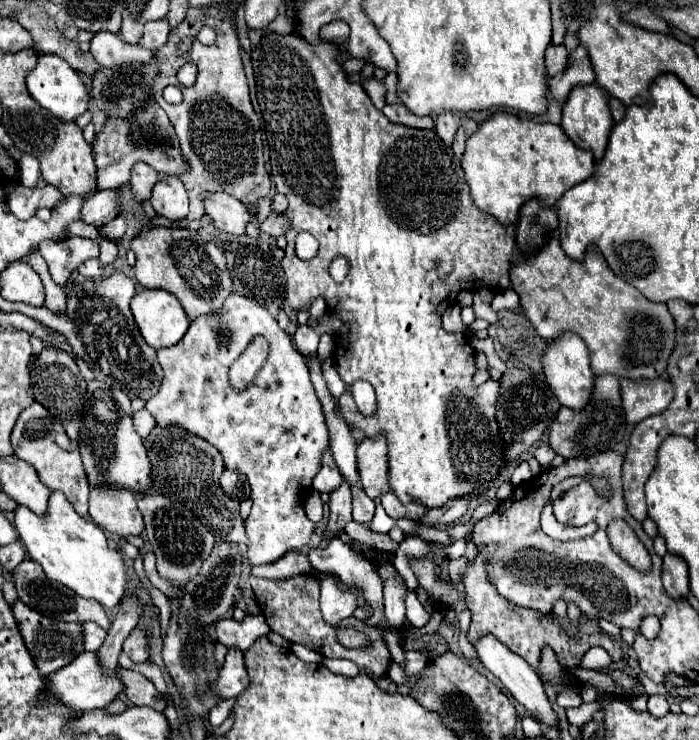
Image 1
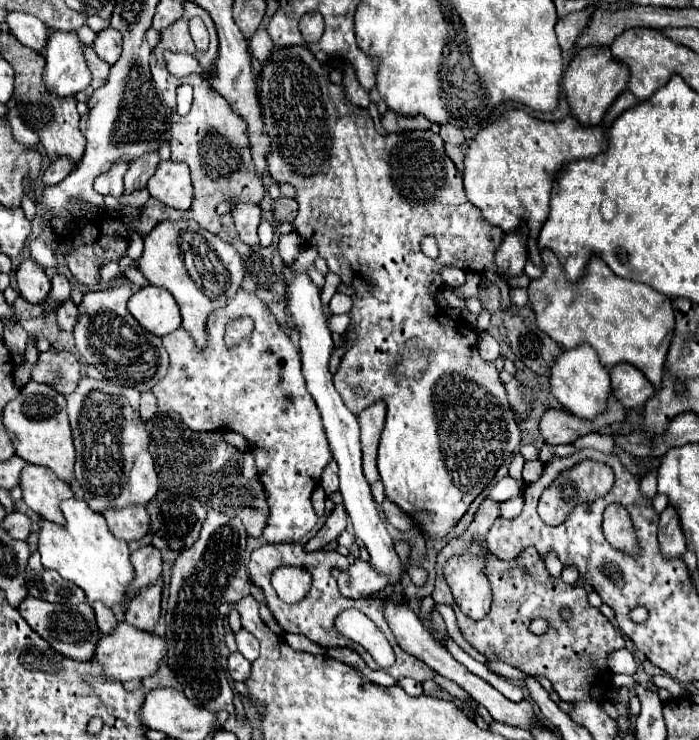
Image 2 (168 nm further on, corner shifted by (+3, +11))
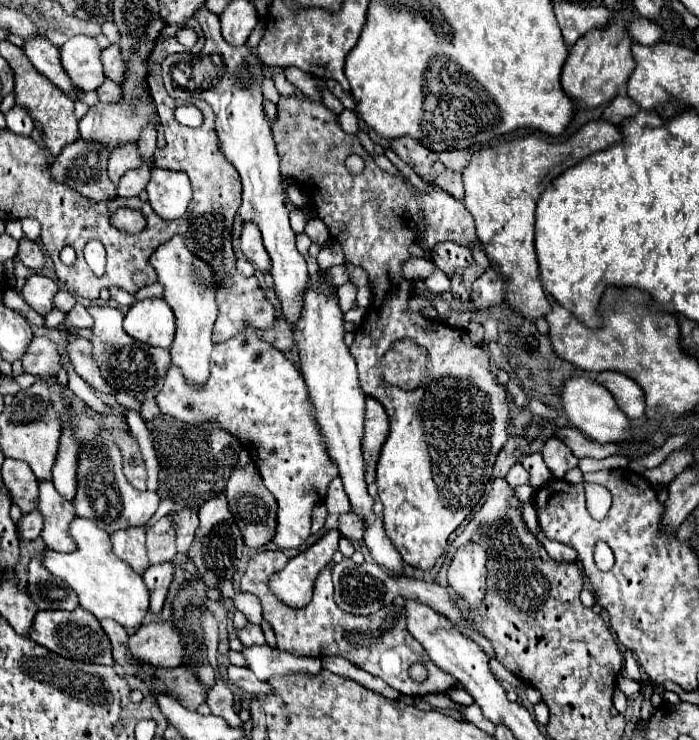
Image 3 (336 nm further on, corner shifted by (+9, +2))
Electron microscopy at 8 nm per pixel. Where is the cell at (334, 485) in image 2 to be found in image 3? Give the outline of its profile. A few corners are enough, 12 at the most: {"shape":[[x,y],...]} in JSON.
{"shape":[[339,476],[329,484],[323,502],[329,514],[349,512],[349,498]]}

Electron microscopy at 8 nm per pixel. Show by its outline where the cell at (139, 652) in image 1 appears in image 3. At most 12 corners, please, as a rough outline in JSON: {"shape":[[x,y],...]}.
{"shape":[[171,562],[143,572],[149,588],[149,612],[161,612],[167,588],[173,580]]}

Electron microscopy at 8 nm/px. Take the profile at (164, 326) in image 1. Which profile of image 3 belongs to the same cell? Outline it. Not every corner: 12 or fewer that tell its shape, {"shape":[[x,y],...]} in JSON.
{"shape":[[163,298],[129,308],[123,328],[135,340],[169,348],[175,316]]}

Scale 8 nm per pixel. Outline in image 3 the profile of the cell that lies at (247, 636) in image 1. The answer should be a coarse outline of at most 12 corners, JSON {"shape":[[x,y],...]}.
{"shape":[[245,646],[259,680],[275,674],[319,674],[321,660],[279,648]]}

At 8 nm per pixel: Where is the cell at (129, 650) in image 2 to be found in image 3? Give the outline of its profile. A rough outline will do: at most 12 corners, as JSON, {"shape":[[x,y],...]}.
{"shape":[[171,622],[139,626],[127,648],[155,670],[181,664]]}

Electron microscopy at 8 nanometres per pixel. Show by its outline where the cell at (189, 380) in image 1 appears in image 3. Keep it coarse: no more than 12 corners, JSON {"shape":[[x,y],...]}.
{"shape":[[253,326],[207,384],[171,364],[163,414],[237,436],[281,550],[337,476],[301,372]]}

